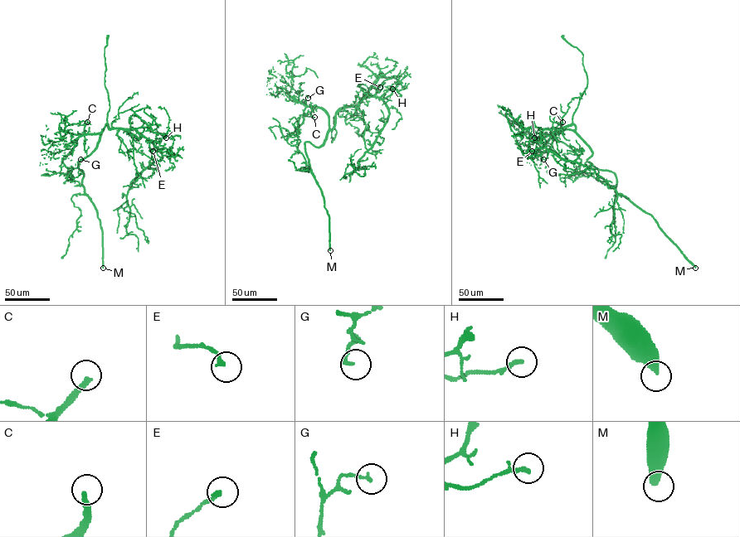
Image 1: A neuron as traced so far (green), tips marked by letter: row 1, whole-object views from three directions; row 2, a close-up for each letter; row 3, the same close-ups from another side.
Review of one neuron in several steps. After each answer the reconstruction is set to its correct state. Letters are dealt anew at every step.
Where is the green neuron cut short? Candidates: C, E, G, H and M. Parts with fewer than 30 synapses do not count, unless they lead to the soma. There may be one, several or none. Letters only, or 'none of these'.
C, M

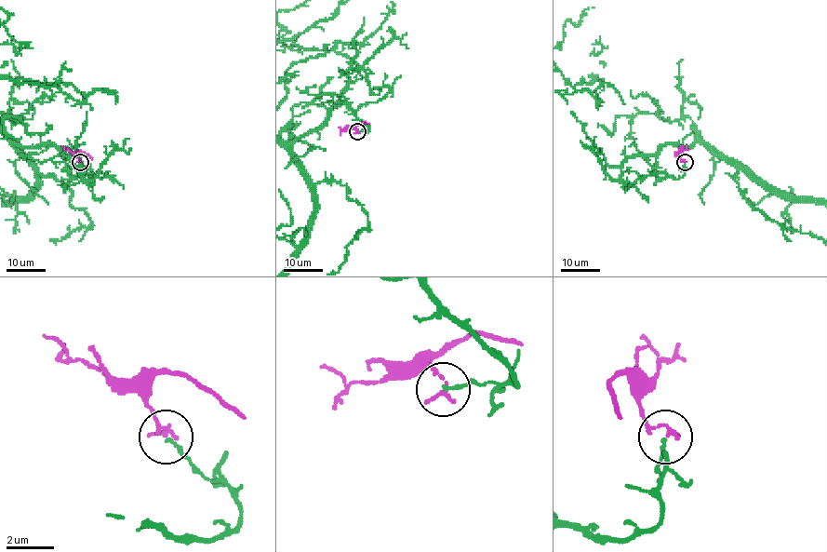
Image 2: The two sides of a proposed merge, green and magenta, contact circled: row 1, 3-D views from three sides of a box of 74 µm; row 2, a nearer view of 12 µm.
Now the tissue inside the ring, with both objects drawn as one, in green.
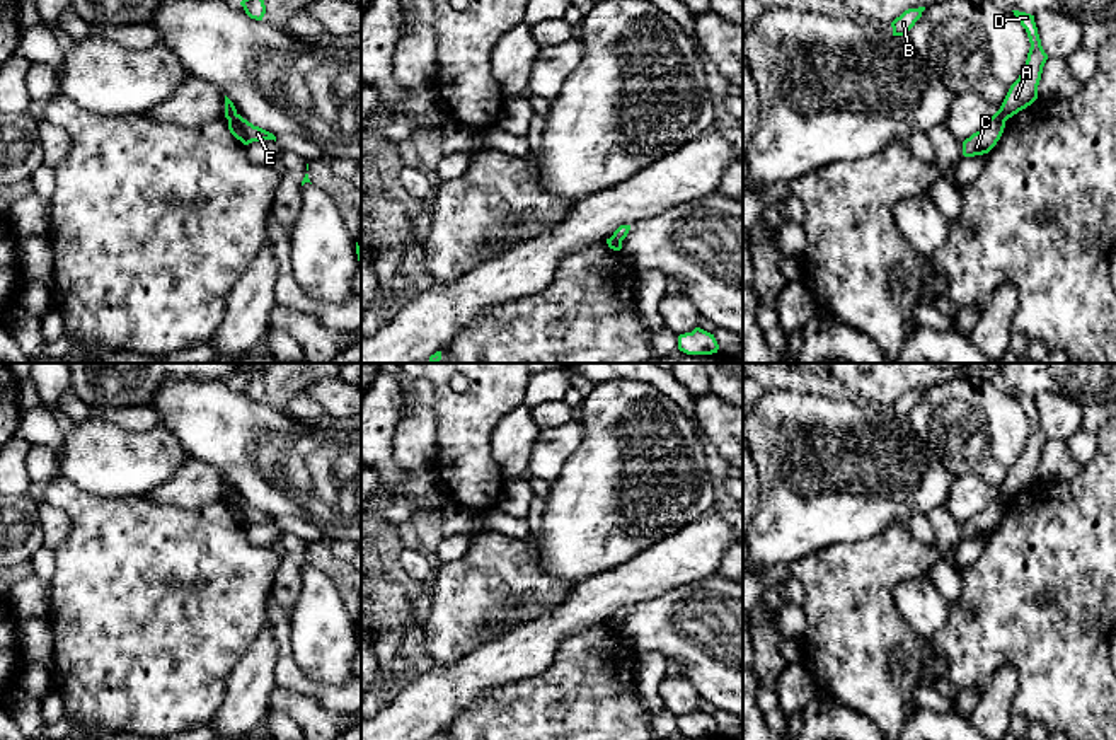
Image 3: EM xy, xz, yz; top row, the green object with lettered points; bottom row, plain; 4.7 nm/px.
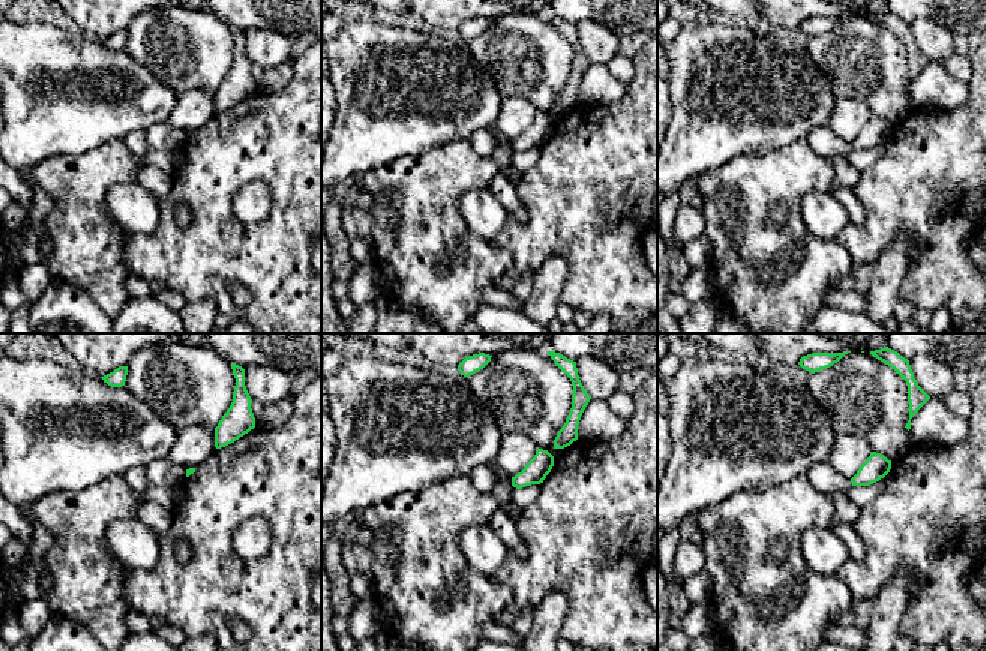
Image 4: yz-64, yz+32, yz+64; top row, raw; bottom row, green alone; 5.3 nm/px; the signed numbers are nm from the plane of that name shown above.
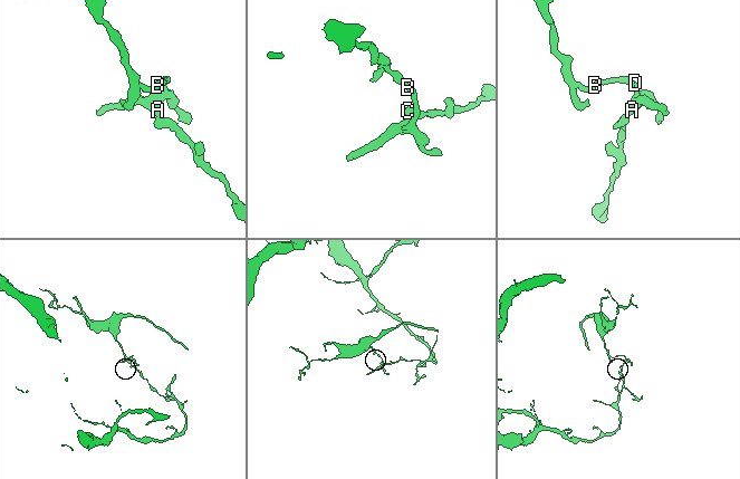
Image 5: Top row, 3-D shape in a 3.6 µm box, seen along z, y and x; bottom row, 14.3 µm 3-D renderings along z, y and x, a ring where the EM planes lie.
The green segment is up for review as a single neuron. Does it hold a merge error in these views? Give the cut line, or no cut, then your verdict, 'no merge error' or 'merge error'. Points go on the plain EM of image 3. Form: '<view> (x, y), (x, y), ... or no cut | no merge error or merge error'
yz (997, 493), (1006, 502) | merge error

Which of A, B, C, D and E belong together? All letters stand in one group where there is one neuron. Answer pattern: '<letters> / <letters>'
A B D / C E

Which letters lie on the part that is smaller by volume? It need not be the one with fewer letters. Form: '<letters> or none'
A, B, D

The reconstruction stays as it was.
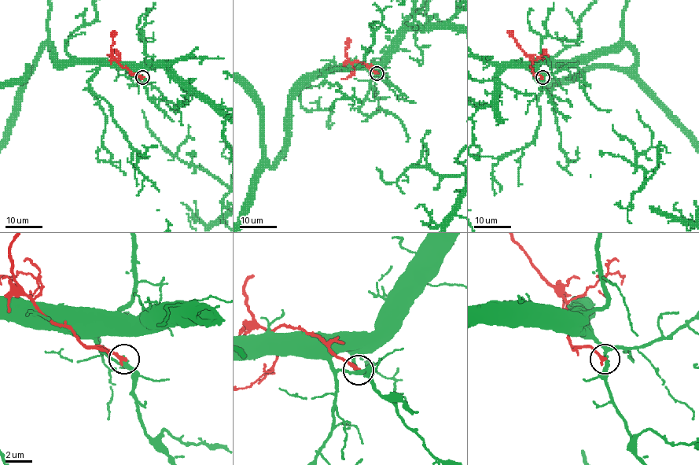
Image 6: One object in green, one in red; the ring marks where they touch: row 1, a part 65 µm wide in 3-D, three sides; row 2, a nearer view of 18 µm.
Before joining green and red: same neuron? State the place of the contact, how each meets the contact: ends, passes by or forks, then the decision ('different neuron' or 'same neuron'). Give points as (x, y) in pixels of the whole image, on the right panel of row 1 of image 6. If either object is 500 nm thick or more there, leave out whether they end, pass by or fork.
at (542, 77); green passes by; red ends there; different neuron

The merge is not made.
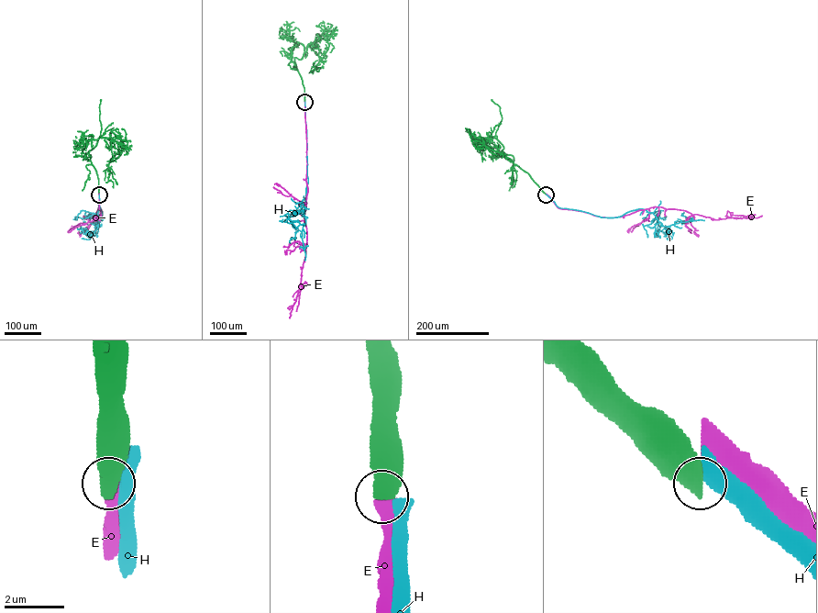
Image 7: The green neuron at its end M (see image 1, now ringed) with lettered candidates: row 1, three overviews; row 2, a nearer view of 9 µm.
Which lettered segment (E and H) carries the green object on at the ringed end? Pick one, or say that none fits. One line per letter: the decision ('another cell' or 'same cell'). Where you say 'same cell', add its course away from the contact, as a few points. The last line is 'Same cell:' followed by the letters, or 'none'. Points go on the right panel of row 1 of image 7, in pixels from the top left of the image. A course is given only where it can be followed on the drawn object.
E: another cell
H: another cell
Same cell: none

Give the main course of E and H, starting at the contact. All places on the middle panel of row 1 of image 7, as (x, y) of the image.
E: (304, 102), (306, 244), (298, 293), (289, 317)
H: (304, 102), (308, 179), (303, 204), (305, 224), (303, 225), (293, 220), (291, 223), (288, 214), (284, 215)

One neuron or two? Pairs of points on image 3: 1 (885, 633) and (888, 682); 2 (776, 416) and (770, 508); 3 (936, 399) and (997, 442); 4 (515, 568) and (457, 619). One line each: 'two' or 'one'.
1: one
2: one
3: one
4: one

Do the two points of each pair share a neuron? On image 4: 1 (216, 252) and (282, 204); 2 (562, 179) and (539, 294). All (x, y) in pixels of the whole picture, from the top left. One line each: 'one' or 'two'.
1: one
2: two

